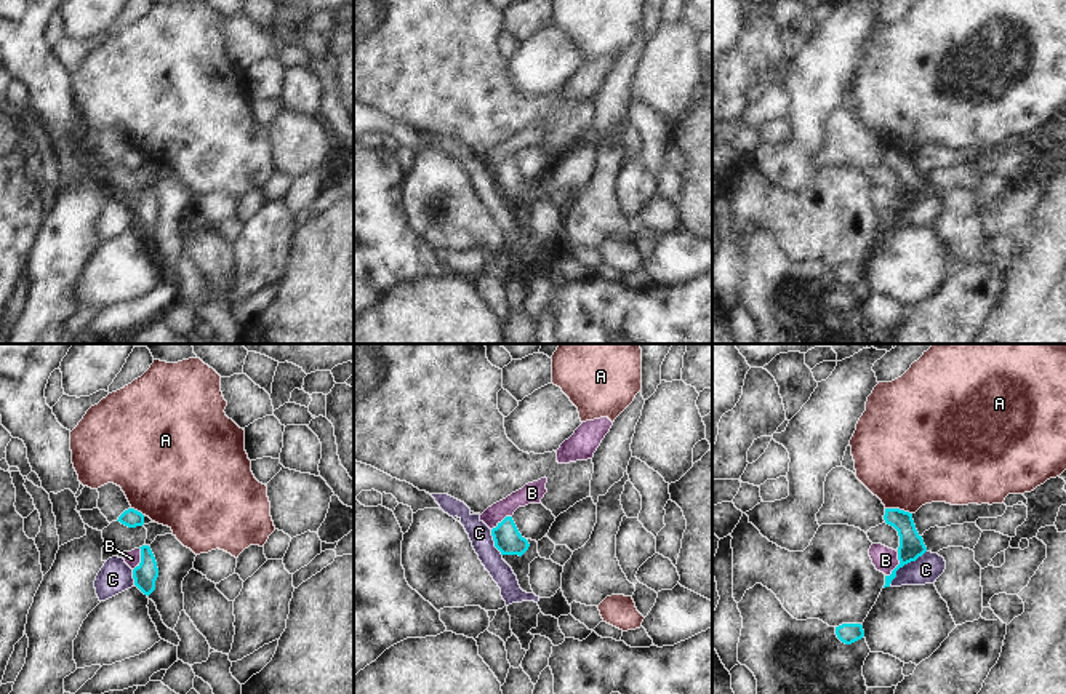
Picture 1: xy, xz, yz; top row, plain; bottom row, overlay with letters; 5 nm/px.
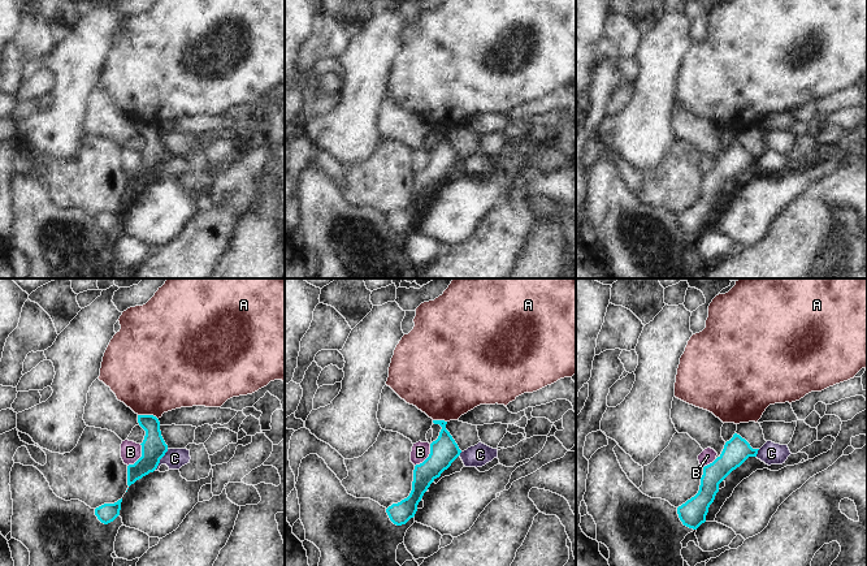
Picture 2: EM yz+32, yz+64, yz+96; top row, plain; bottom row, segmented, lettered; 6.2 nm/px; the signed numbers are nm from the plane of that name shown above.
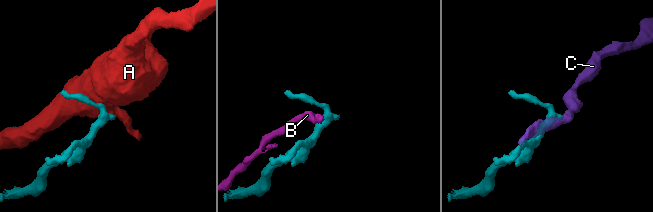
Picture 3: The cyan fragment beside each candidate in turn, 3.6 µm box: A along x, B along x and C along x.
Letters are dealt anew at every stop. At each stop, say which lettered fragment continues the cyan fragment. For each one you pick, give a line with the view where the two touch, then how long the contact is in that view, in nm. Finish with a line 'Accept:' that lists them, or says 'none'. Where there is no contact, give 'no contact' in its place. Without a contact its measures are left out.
Accept: none

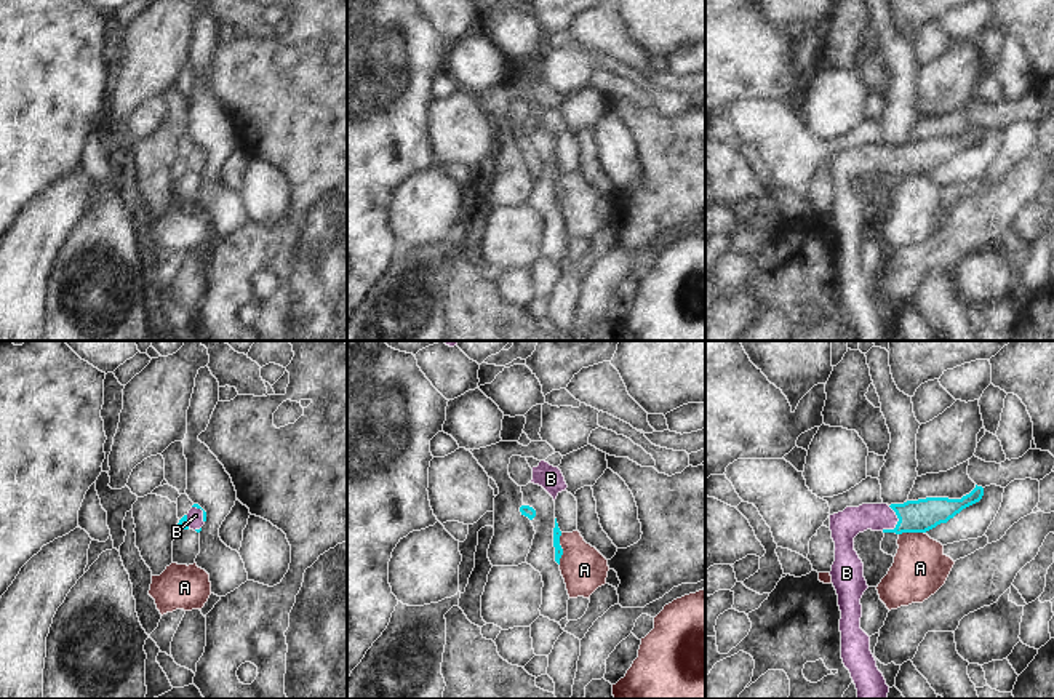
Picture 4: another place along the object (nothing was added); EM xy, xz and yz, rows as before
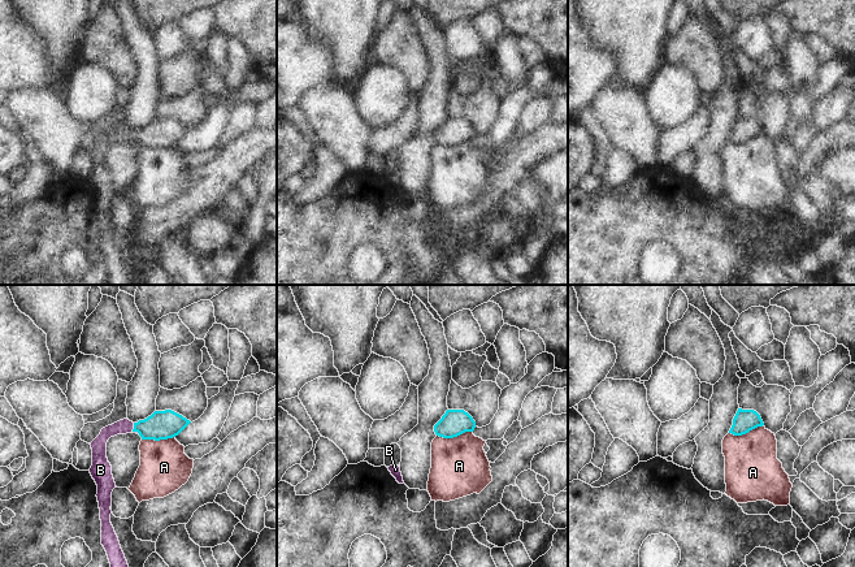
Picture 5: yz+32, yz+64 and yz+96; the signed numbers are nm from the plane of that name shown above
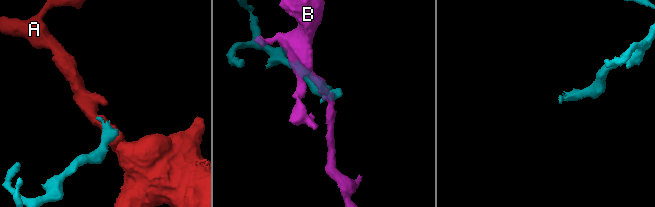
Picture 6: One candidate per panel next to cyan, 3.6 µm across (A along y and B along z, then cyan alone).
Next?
B: contact in yz; length 130 nm
Accept: B

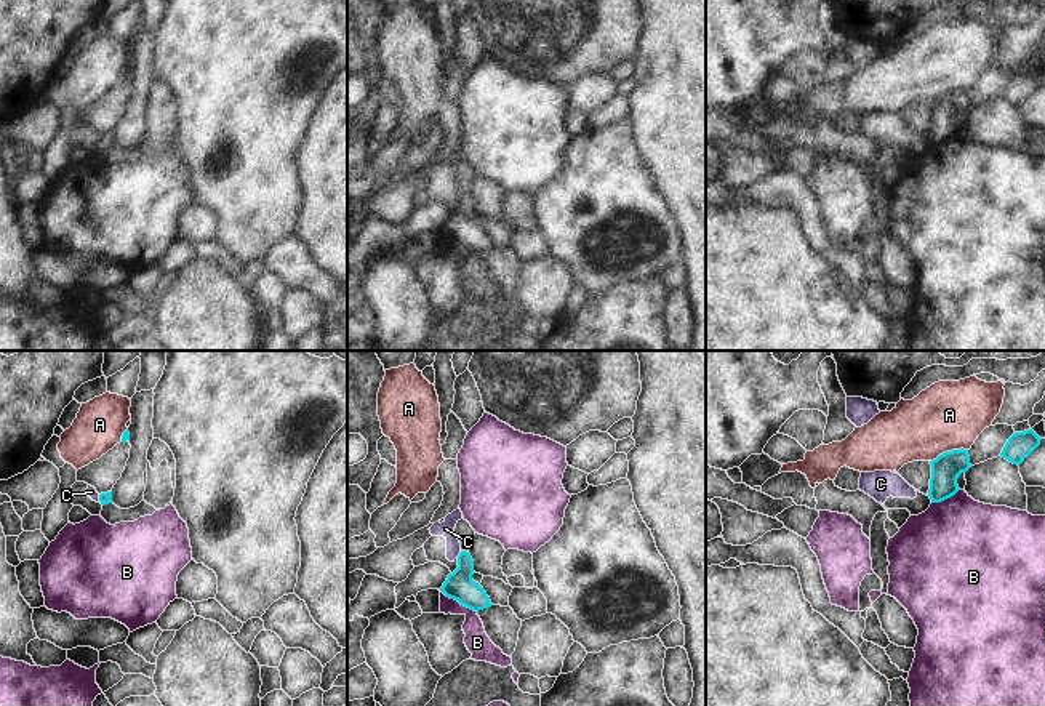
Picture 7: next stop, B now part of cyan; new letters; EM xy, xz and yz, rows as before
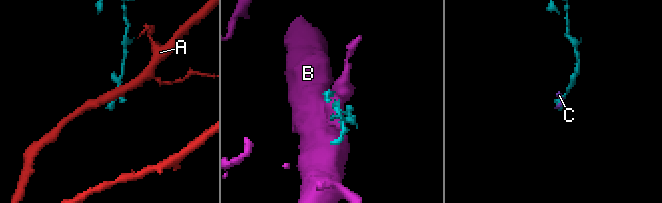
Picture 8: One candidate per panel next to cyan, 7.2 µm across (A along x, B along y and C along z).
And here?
Accept: none

